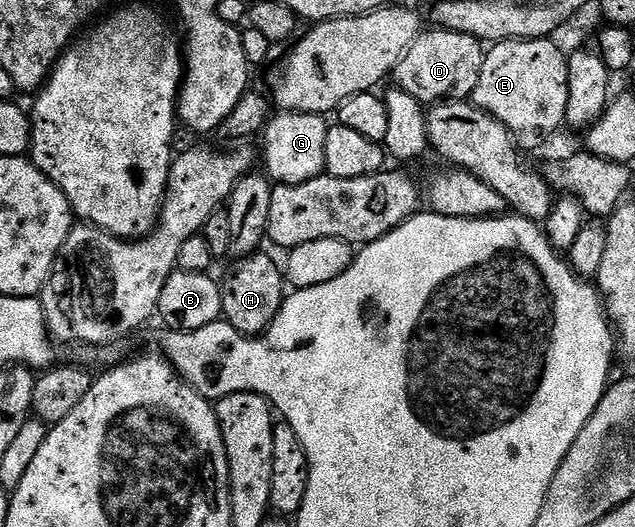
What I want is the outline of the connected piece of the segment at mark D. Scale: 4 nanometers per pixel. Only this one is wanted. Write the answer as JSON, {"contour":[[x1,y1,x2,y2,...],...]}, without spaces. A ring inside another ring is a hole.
{"contour":[[438,27,420,33,419,38,405,51,397,63,393,81,413,99,424,103,442,103,448,99,461,101,470,98,481,79,481,67,485,56,484,42,473,35,454,33]]}

